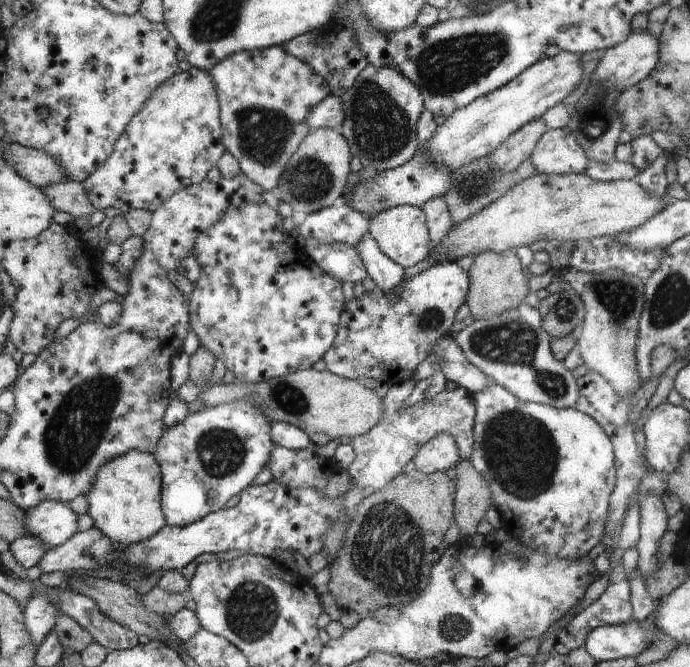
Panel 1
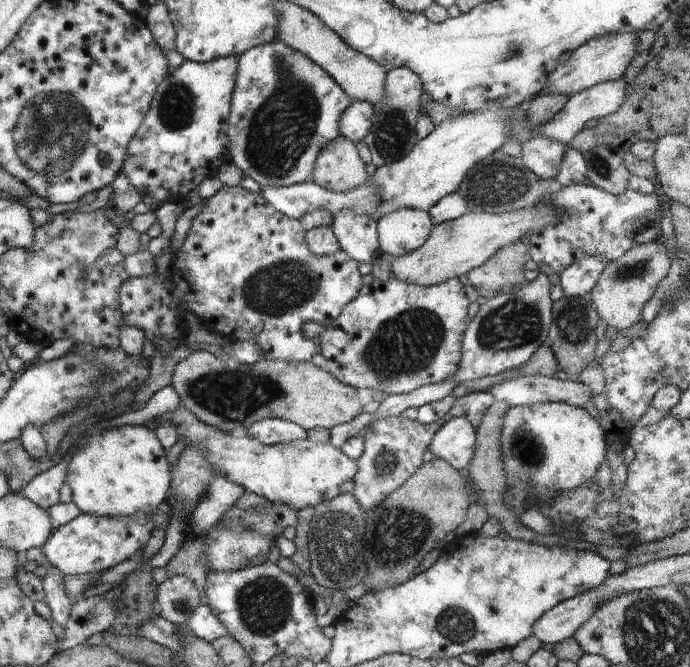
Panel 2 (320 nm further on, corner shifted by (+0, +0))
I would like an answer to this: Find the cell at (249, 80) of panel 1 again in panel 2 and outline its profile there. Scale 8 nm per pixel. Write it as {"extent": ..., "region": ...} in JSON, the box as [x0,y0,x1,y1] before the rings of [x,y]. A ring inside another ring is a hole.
{"extent":[228,40,352,187],"region":[[[274,40],[248,49],[239,56],[239,68],[229,114],[228,136],[231,137],[231,161],[263,186],[283,187],[311,180],[315,160],[326,144],[342,136],[339,120],[352,104],[340,85],[304,53]]]}

